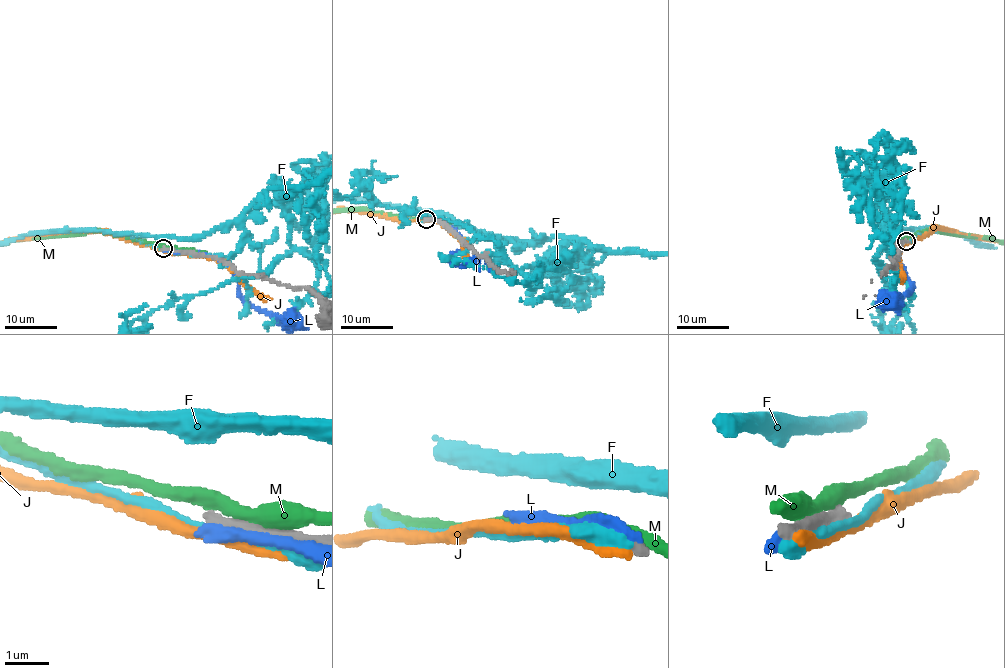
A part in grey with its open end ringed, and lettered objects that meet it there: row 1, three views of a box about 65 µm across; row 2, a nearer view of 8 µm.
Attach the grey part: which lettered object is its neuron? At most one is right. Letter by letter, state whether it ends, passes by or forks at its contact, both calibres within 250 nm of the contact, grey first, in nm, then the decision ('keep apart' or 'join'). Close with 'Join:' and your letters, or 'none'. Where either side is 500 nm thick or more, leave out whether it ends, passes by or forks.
F: it passes by | 280/260 nm | keep apart
J: it passes by | 280/240 nm | keep apart
L: it passes by | 280/240 nm | keep apart
M: it passes by | 420/360 nm | keep apart
Join: none

